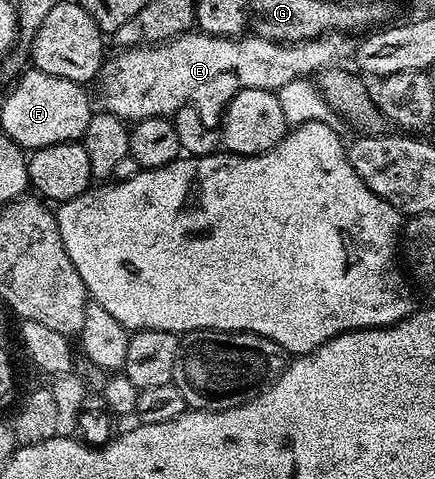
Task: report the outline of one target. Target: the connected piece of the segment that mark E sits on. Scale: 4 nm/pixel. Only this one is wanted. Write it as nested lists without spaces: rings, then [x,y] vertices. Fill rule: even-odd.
[[[193,29],[165,43],[153,43],[117,50],[117,55],[109,54],[105,58],[98,76],[100,83],[100,99],[103,110],[118,116],[125,121],[149,119],[159,115],[171,117],[178,109],[193,107],[202,118],[216,121],[228,108],[228,102],[242,89],[267,89],[276,91],[286,81],[315,76],[317,73],[333,66],[340,47],[335,38],[321,37],[307,39],[301,43],[275,43],[264,39],[261,35],[245,34],[243,37],[227,35],[206,35],[199,29]]]

